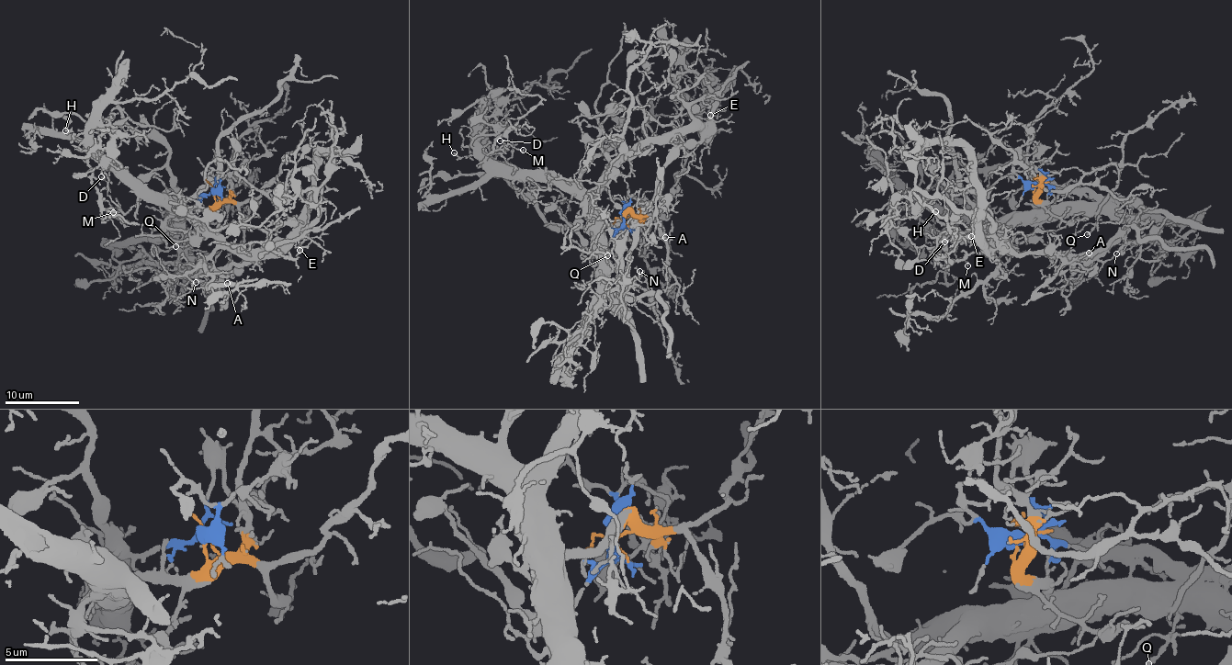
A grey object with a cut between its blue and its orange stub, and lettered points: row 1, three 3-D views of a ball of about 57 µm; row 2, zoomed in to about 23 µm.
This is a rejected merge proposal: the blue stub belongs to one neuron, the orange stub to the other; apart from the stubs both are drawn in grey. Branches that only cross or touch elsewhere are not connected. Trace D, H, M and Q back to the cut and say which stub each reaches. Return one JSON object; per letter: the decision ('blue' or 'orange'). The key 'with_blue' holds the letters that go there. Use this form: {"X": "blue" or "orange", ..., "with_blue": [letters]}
{"D": "orange", "H": "orange", "M": "orange", "Q": "orange", "with_blue": []}

